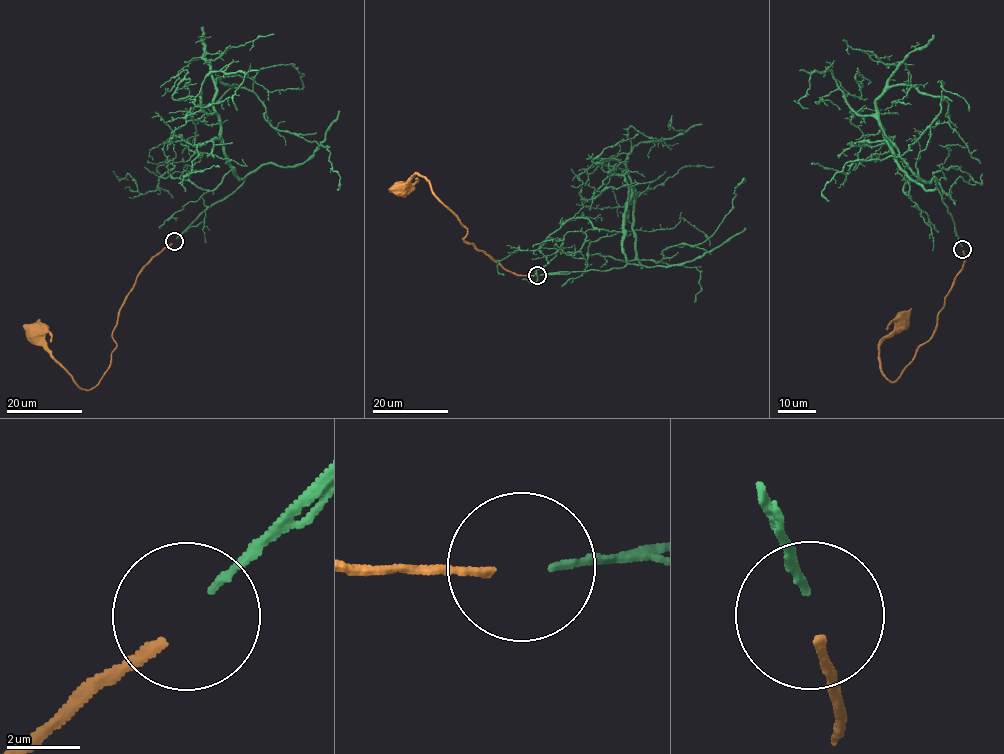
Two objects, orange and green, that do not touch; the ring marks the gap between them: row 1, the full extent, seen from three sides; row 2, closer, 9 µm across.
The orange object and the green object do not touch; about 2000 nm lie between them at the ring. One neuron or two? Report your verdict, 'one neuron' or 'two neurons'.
one neuron

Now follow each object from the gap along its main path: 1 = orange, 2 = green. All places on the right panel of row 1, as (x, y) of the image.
1: (963, 251), (966, 261), (945, 298), (933, 335), (889, 382), (881, 365), (879, 348), (900, 321)
2: (962, 247), (886, 140), (876, 101), (913, 85), (939, 115), (901, 155), (849, 161), (829, 201)

